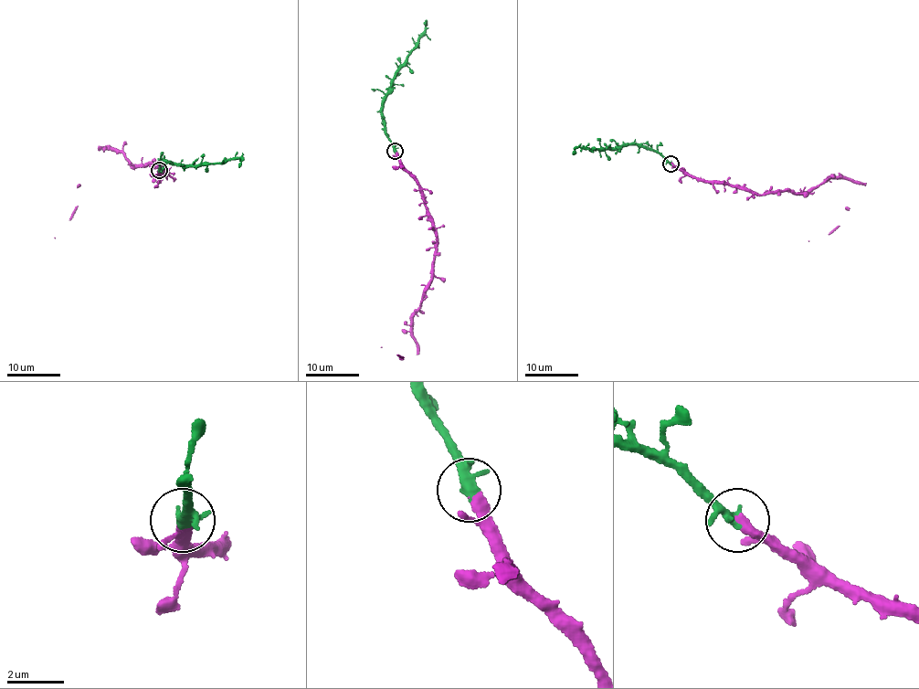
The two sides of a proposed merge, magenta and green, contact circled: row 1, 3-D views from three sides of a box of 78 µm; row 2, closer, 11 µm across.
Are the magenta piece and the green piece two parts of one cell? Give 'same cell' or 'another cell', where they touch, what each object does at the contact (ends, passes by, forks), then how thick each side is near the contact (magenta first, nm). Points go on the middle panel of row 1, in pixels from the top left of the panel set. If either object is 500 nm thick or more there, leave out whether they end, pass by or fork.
same cell; place (395, 151); magenta ends; green passes by; calibres 380 and 280 nm

